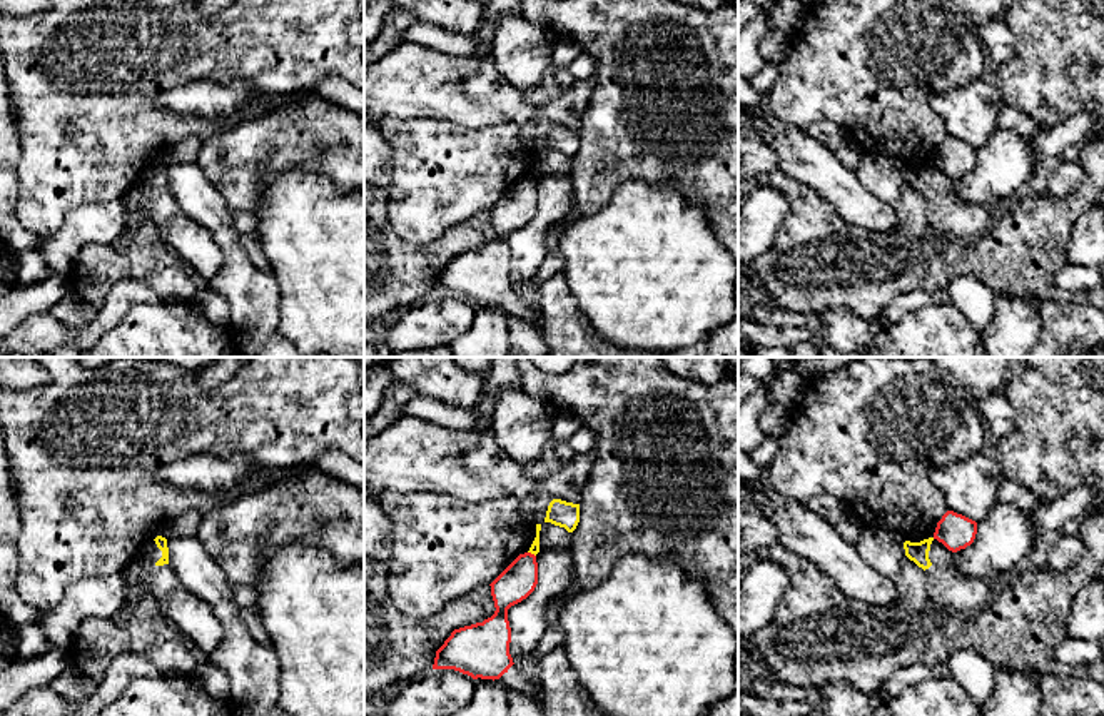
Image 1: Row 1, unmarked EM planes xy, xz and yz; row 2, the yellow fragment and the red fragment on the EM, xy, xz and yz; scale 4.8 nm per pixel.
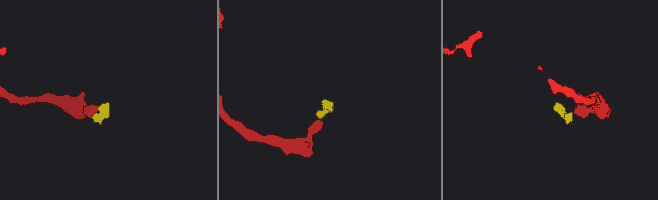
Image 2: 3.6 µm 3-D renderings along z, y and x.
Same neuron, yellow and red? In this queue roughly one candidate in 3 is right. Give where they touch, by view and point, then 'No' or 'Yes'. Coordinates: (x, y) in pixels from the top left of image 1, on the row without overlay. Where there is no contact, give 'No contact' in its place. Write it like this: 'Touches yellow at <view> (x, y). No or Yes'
Touches yellow at xz (531, 179). No

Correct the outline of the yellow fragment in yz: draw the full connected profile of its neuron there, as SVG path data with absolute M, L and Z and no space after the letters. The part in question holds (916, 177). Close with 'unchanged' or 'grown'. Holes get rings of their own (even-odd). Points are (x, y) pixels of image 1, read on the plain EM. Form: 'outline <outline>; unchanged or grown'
outline M934 164L920 169L905 167L904 175L905 182L925 197L927 217L932 227L950 242L977 240L1005 209L1002 202L967 204L959 197L954 179Z; grown

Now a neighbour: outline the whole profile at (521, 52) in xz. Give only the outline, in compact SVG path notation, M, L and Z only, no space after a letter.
M521 15L494 20L491 60L511 87L521 93L536 87L553 63L555 38Z

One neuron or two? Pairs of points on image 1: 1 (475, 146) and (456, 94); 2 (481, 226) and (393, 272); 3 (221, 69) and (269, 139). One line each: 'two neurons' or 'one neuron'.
1: two neurons
2: one neuron
3: two neurons

